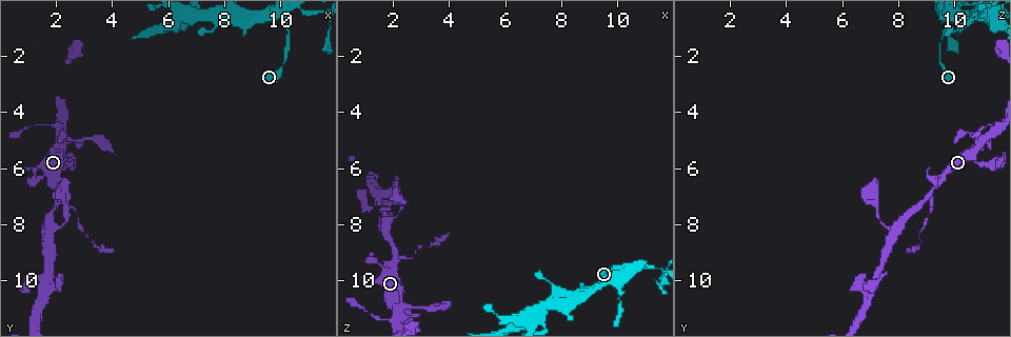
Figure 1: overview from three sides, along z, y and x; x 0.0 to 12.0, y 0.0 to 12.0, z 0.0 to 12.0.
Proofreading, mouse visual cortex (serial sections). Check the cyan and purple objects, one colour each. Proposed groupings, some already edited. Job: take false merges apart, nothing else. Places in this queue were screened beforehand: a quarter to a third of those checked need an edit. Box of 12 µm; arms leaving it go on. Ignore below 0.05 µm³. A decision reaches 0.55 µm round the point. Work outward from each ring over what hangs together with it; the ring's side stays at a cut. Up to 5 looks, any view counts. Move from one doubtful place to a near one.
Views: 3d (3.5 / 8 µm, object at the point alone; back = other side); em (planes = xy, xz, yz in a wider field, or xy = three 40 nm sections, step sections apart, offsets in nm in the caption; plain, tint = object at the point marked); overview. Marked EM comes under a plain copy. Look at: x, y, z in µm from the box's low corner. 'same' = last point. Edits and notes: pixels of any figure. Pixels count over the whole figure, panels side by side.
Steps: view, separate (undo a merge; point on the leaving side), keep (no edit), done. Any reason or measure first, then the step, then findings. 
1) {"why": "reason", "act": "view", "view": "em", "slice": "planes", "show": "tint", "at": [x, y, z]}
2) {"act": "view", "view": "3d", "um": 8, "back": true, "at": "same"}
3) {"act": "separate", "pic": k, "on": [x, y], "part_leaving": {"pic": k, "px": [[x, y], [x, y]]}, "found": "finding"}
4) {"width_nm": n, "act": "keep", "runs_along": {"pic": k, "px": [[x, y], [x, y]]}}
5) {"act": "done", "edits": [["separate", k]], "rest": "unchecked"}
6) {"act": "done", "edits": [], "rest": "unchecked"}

{"why": "a fork", "act": "view", "view": "3d", "um": 3.5, "at": [2.0, 6.9, 9.1]}

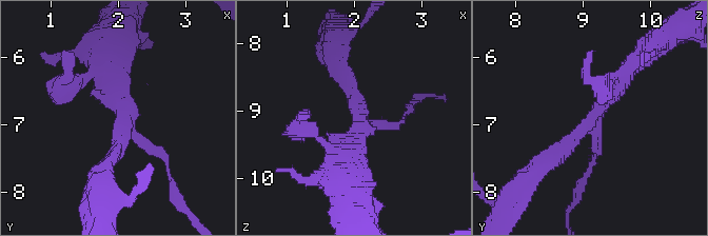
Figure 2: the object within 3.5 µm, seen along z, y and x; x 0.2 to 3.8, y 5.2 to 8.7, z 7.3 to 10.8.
{"arms": 3, "arm_widths_nm": [150, 200, 300], "act": "view", "view": "em", "slice": "planes", "show": "tint", "at": [2.05, 6.95, 9.10]}

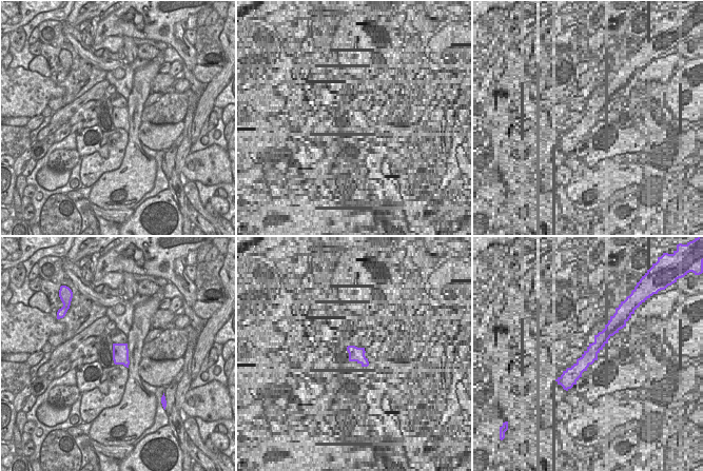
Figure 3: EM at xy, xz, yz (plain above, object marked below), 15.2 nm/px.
{"act": "keep", "runs_along": {"pic": 2, "px": [[632, 65], [571, 142], [541, 165]]}, "found": "continuous, no second cell"}

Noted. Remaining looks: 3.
{"why": "a fork", "act": "view", "view": "em", "slice": "xy", "step": 5, "show": "tint", "at": [1.7, 9.8, 7.2]}

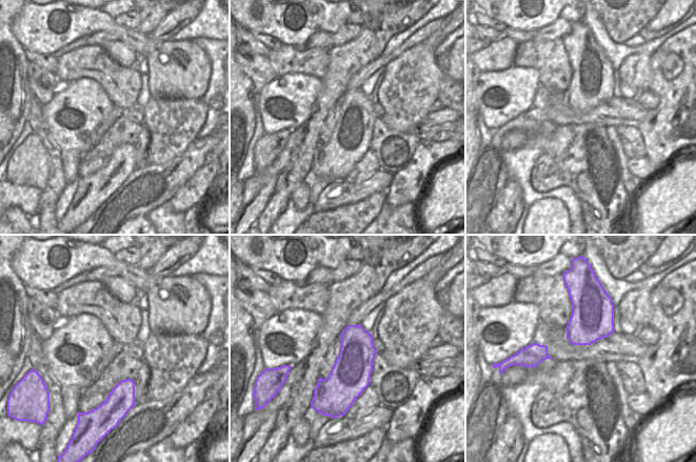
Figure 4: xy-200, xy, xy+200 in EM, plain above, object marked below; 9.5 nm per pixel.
{"why": "see where the arms go", "act": "view", "view": "3d", "um": 3.5, "at": "same"}

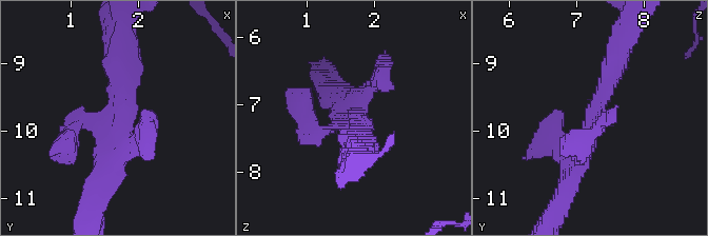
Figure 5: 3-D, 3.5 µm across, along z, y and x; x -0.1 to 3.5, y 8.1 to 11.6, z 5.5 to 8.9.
{"arms": 3, "act": "keep", "runs_along": {"pic": 5, "px": [[617, 51], [572, 177]]}, "found": "continuous, no second cell"}

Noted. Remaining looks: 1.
{"act": "done", "edits": [], "rest": "unchecked"}

